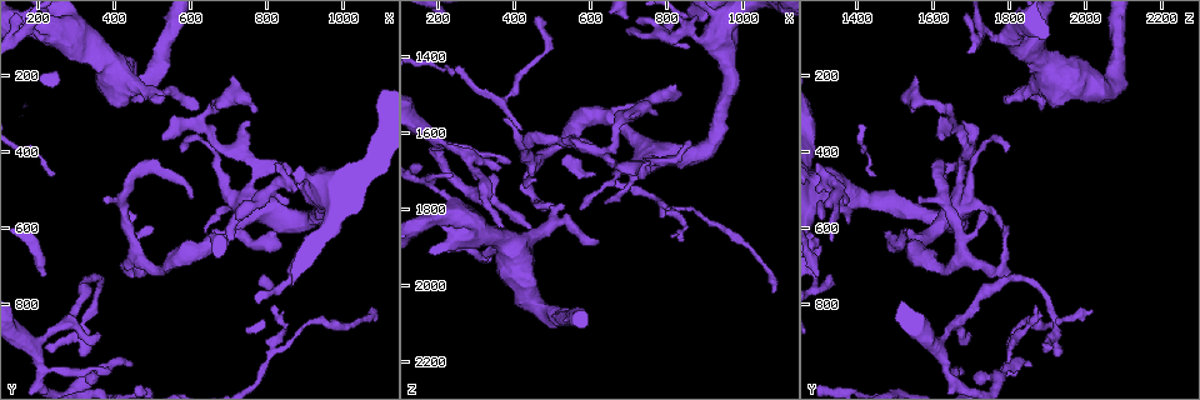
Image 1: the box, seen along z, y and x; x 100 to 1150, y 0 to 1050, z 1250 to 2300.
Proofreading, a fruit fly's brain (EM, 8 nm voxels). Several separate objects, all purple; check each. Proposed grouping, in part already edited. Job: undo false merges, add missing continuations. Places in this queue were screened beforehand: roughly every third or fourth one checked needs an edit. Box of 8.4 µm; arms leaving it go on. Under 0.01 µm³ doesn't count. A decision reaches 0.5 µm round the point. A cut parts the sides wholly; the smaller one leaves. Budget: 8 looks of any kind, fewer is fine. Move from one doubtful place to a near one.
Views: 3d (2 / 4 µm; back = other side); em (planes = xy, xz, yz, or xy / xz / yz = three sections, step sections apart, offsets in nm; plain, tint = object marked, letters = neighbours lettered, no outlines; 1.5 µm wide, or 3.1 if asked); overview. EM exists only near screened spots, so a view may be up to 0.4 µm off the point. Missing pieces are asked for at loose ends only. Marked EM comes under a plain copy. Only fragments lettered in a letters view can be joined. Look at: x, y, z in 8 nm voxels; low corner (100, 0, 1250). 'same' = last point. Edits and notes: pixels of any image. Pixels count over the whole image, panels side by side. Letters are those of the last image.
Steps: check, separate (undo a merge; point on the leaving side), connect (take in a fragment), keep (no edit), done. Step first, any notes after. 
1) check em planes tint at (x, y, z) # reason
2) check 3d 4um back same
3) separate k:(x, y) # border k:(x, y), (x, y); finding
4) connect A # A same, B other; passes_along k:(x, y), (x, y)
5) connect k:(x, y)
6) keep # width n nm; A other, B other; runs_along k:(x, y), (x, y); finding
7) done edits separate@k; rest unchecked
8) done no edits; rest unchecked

check 3d 4um at (535, 250, 1795)

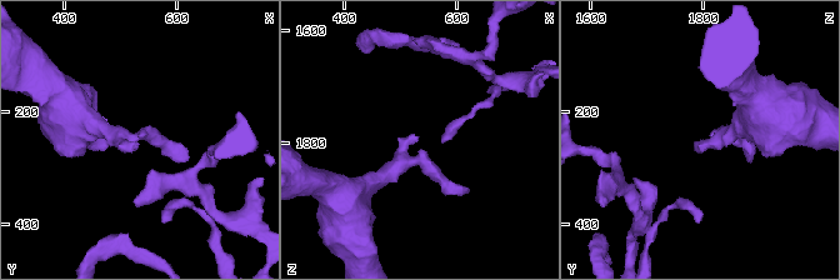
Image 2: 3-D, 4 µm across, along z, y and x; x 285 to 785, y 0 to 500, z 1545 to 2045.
check em planes letters at (530, 260, 1785)

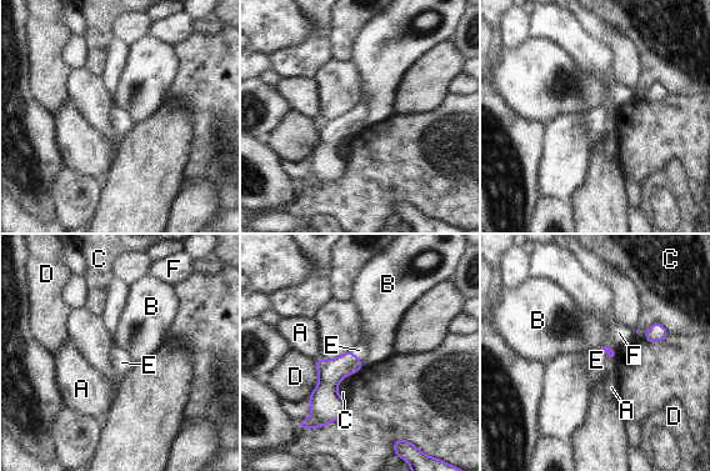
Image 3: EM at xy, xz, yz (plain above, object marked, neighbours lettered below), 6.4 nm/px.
connect E # A other, B other, C other, D other, E same, F other; passes_along 3:(611, 352), (606, 354), (596, 364); the cell continues

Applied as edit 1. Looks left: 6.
check em planes tint at (180, 80, 1735) # a fork

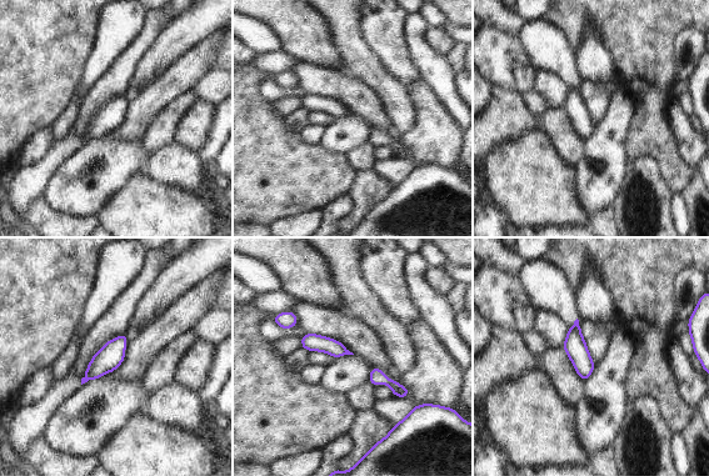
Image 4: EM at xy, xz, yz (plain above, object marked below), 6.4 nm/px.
check em planes letters same

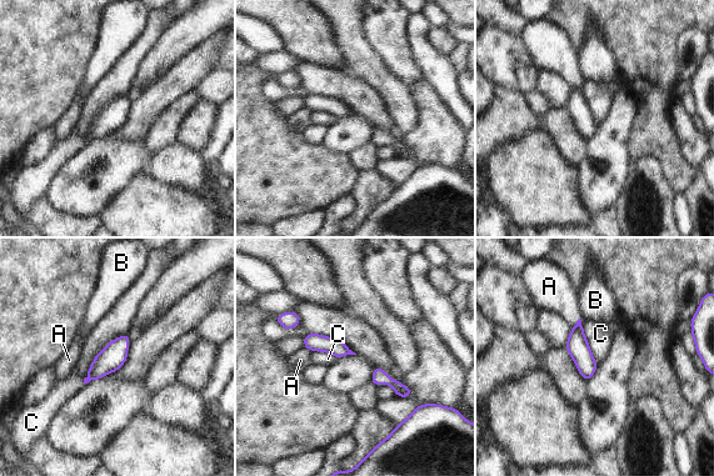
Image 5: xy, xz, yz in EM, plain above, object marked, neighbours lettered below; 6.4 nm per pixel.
keep # longest_contact C 460 nm; A other, B other, C other; border 5:(129, 331), (96, 355), (83, 384); all the same cell

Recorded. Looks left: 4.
check overview # see it whole again

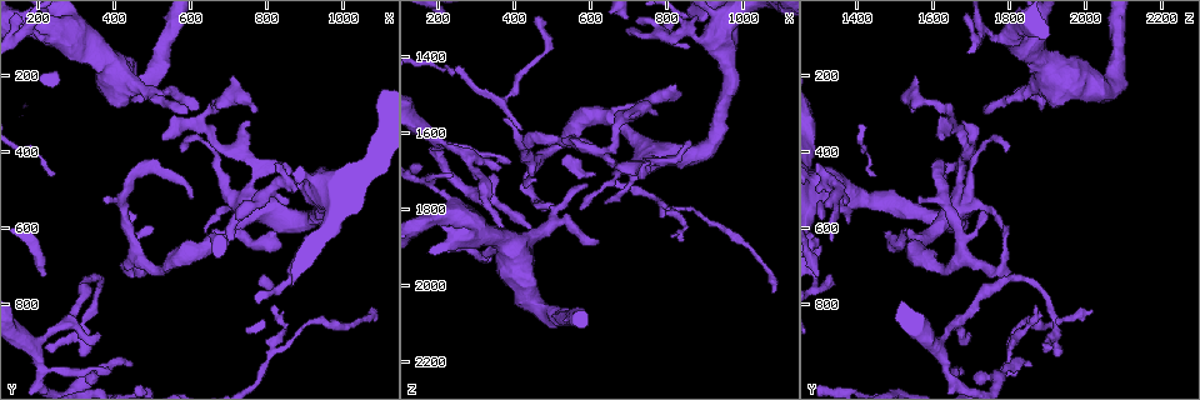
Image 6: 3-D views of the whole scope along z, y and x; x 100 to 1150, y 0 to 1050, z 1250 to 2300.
check em planes letters at (355, 875, 1695)

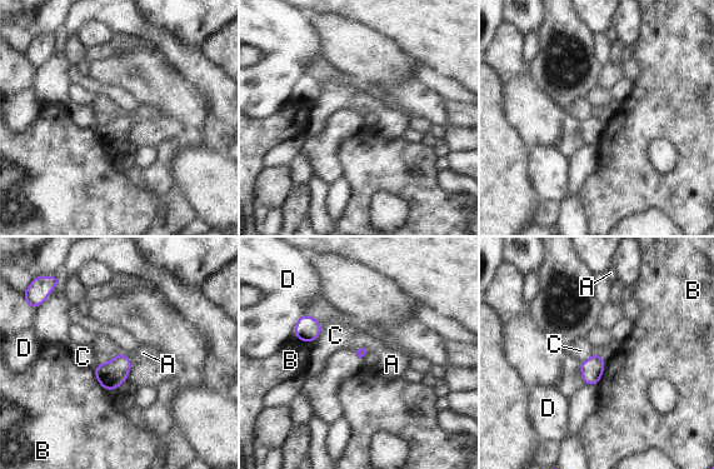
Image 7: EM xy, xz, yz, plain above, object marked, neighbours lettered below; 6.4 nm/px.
keep # A other, B other, C other, D other; border 7:(319, 320), (320, 333), (310, 343); no lettered fragment goes on from it

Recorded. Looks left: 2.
done edits connect@3; rest unchecked

